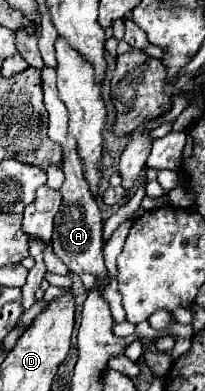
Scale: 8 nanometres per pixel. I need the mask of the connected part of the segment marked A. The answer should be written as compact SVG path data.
M43 68L41 80L43 80L45 108L49 112L49 130L47 130L47 134L53 142L57 142L63 148L61 170L65 174L65 182L61 186L63 206L57 212L55 230L53 230L53 238L51 238L53 254L61 262L65 262L69 272L89 272L95 278L111 280L109 272L105 268L105 262L103 262L103 220L101 220L101 212L99 212L99 206L97 206L95 198L89 194L89 186L85 186L85 178L81 174L81 160L77 158L77 144L73 142L73 136L69 136L69 132L67 132L69 114L67 114L65 104L59 100L59 92L57 92L57 86L55 86L55 70L53 68Z

